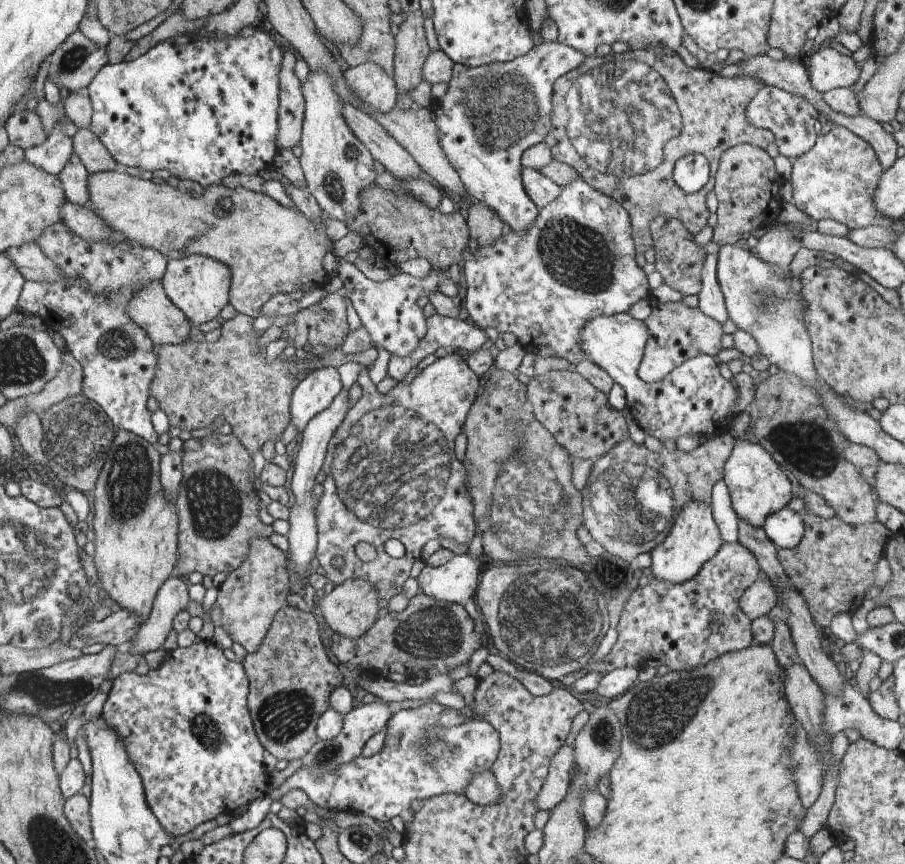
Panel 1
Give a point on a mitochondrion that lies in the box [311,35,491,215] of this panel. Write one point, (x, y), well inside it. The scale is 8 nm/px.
(338, 184)

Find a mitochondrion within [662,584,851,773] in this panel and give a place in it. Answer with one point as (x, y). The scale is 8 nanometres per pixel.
(800, 746)

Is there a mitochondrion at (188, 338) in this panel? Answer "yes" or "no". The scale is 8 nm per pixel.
no

